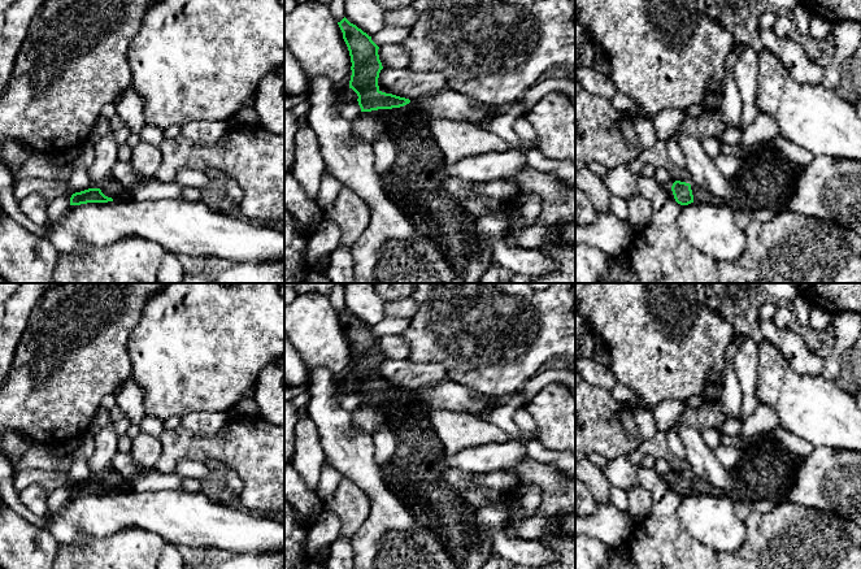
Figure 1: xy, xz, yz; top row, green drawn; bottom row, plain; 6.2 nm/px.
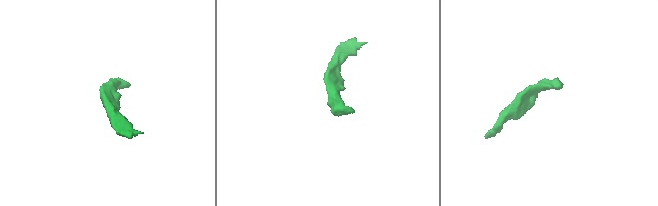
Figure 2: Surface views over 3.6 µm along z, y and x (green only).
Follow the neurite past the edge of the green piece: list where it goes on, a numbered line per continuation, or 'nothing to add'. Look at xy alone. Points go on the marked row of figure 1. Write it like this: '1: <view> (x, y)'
1: xy (113, 190)

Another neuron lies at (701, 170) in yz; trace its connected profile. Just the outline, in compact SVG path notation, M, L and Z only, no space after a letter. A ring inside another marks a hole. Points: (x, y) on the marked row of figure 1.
M678 130L673 138L678 142L684 153L690 184L695 184L717 196L734 212L740 210L752 217L755 209L742 203L739 192L734 187L731 179L727 179L718 170L713 158L703 149L701 143L680 130Z

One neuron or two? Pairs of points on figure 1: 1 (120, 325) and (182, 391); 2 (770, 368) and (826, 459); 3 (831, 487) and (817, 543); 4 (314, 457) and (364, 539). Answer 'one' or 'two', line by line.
1: two
2: two
3: two
4: two

